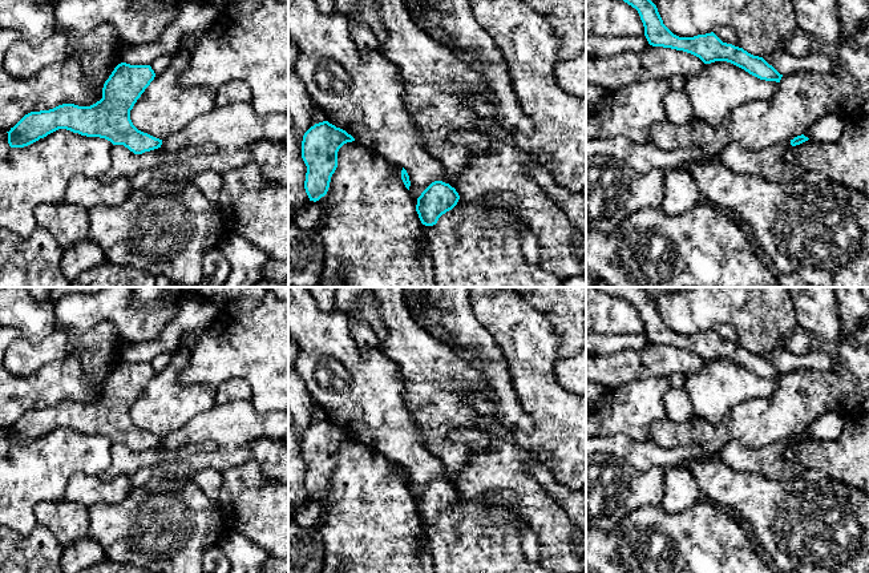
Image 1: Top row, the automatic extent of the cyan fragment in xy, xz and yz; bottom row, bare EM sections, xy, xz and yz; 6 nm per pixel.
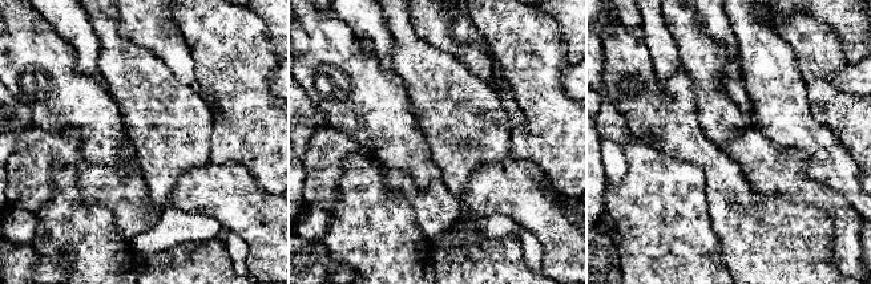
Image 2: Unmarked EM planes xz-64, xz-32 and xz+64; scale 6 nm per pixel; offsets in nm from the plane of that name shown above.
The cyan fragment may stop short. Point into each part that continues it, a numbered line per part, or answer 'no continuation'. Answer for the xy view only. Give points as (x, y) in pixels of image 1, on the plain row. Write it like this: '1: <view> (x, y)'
no continuation

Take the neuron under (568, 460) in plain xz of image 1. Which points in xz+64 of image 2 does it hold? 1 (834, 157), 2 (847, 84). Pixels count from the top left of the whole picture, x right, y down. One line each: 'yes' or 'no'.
1: no
2: no

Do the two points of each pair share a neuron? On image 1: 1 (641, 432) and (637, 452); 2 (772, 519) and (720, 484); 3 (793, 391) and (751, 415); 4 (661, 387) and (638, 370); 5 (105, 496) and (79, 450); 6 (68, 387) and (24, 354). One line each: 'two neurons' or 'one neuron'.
1: two neurons
2: one neuron
3: one neuron
4: two neurons
5: two neurons
6: two neurons

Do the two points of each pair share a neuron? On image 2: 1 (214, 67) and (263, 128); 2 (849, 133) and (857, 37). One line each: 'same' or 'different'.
1: same
2: different

